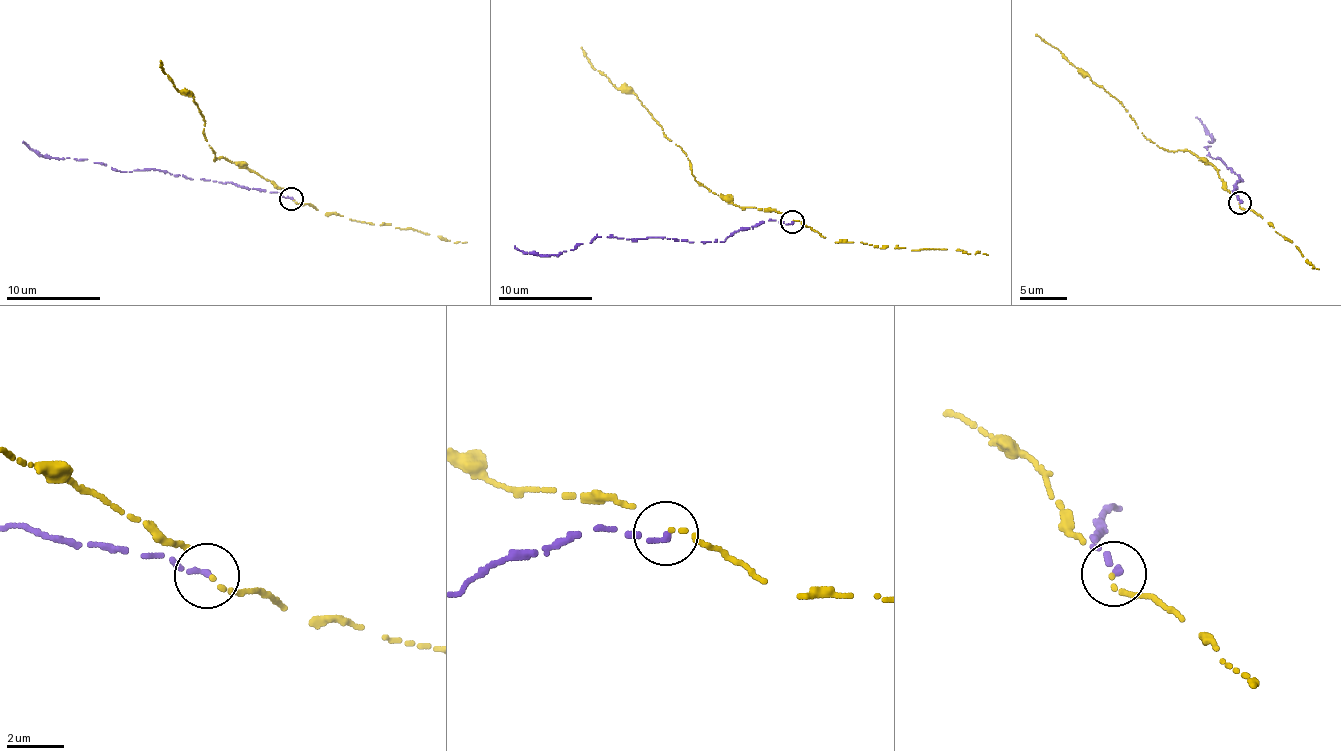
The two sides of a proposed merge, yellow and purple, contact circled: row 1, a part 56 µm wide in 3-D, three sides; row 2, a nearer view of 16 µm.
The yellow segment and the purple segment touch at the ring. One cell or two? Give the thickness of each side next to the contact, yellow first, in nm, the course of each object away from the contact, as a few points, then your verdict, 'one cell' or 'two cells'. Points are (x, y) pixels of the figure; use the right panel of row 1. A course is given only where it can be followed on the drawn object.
90 nm thick on the yellow side, 200 nm on the other; yellow runs (1240, 202), (1205, 159), (1187, 151), (1159, 148), (1146, 138), (1134, 119), (1111, 95), (1035, 35); purple runs (1239, 202), (1232, 192), (1243, 179), (1222, 159), (1212, 158), (1206, 150), (1213, 140), (1195, 117); two cells

